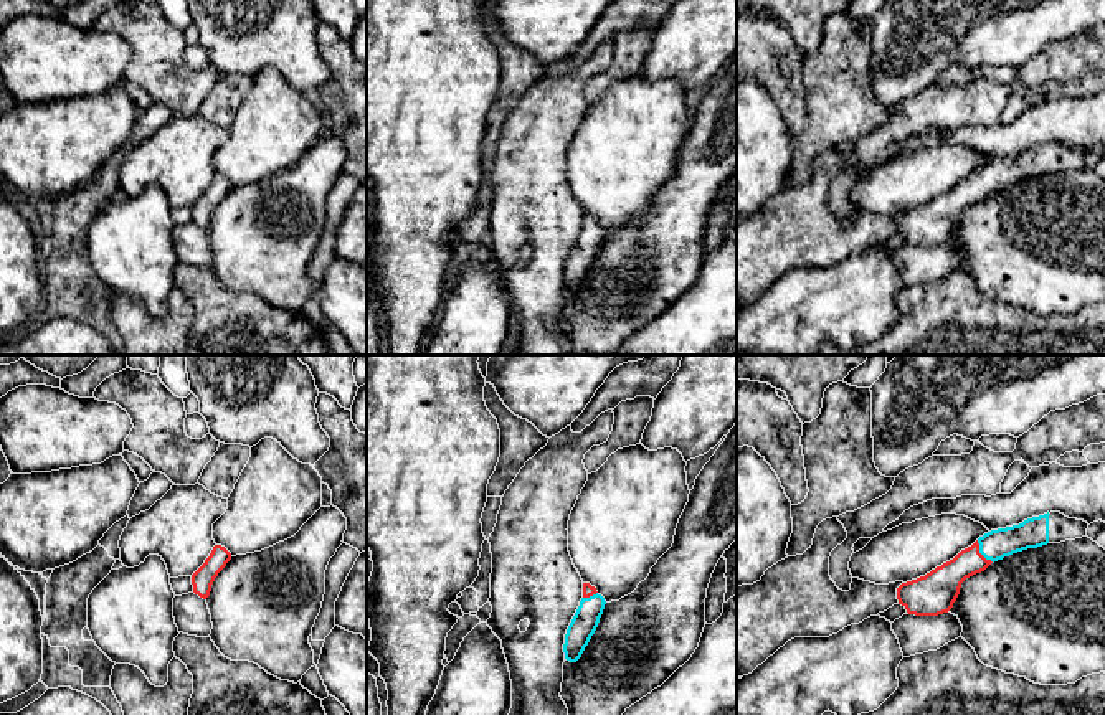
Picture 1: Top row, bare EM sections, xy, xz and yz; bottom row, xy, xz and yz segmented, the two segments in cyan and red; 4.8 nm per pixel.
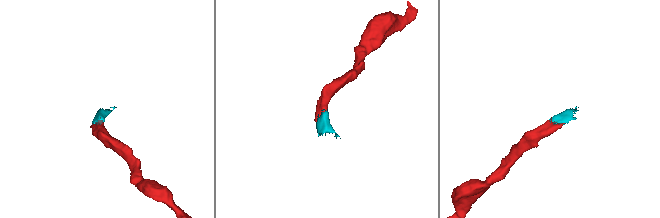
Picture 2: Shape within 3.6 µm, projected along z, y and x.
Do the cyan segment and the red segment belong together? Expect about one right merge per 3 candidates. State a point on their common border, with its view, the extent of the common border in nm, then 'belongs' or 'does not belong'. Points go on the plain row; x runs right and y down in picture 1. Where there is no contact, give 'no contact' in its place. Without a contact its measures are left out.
contact yz (981, 184); length 140 nm; belongs

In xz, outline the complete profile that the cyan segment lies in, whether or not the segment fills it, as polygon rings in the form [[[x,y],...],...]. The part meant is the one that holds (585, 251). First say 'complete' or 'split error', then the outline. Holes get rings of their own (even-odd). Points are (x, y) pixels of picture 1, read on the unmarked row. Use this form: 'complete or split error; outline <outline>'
split error; outline [[[583,213],[583,228],[567,259],[563,282],[565,289],[576,292],[591,266],[595,264],[605,239],[605,228],[590,213]]]

